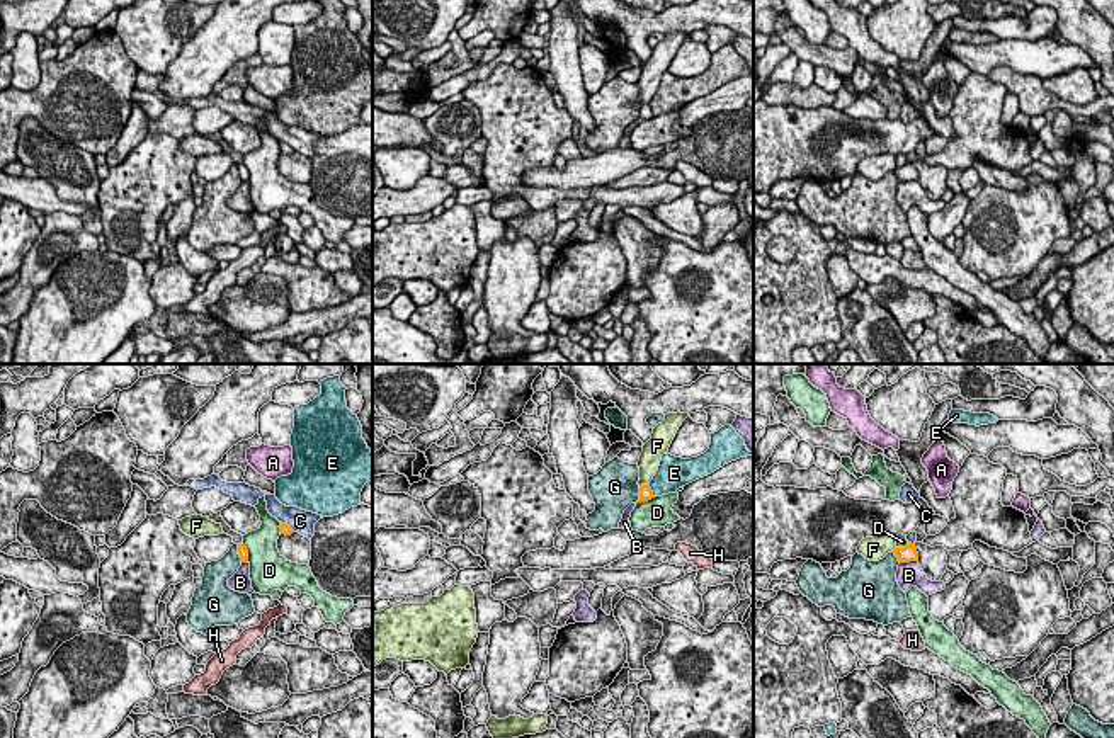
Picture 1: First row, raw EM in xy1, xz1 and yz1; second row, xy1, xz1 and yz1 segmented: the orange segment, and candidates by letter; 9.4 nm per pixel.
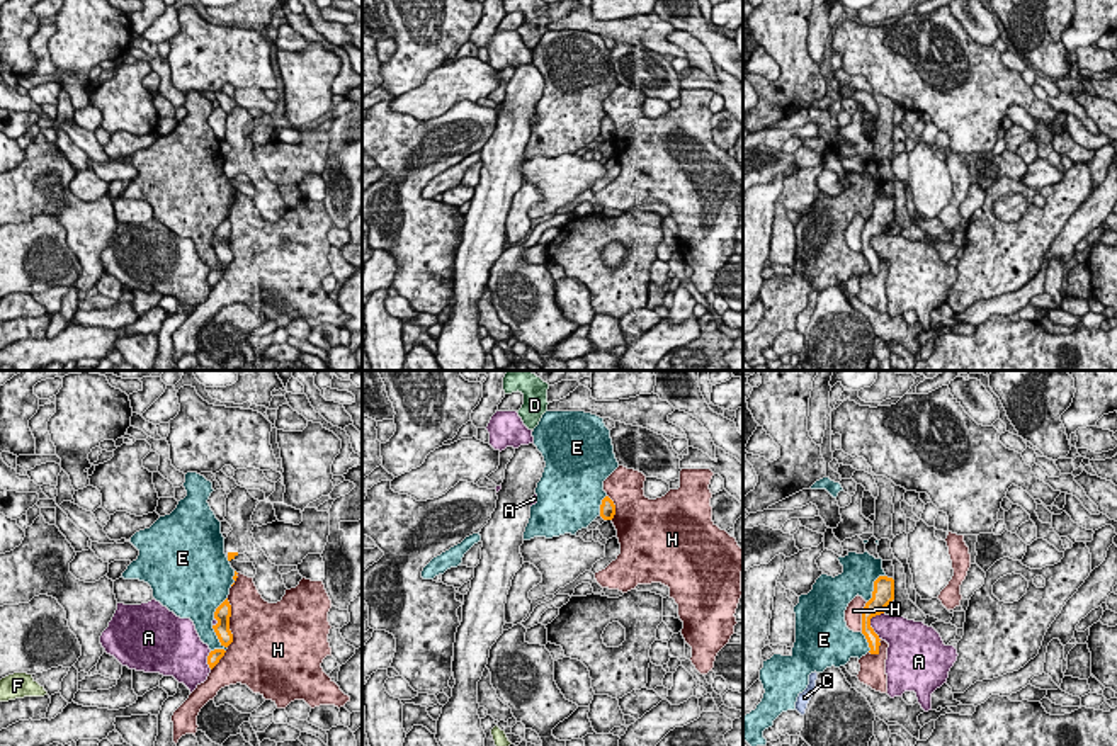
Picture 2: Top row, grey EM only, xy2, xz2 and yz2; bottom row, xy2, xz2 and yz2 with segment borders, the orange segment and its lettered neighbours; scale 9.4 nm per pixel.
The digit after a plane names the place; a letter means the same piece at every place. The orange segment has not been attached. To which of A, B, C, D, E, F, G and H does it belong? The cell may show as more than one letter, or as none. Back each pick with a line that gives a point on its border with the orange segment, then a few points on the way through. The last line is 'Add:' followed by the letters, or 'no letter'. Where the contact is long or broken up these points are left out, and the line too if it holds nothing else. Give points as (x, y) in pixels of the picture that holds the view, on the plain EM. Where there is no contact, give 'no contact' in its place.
Add: no letter

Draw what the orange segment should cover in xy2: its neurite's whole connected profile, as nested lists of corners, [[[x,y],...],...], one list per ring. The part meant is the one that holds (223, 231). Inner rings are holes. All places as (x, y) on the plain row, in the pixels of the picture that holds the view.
[[[228,218],[216,228],[214,238],[218,240],[213,245],[221,265],[228,267],[233,262],[233,253],[230,250],[231,224]]]

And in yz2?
[[[879,195],[874,201],[872,218],[865,223],[862,229],[862,253],[865,255],[870,274],[879,274],[881,258],[870,246],[870,238],[884,233],[886,226],[894,219],[894,199],[887,195]]]

